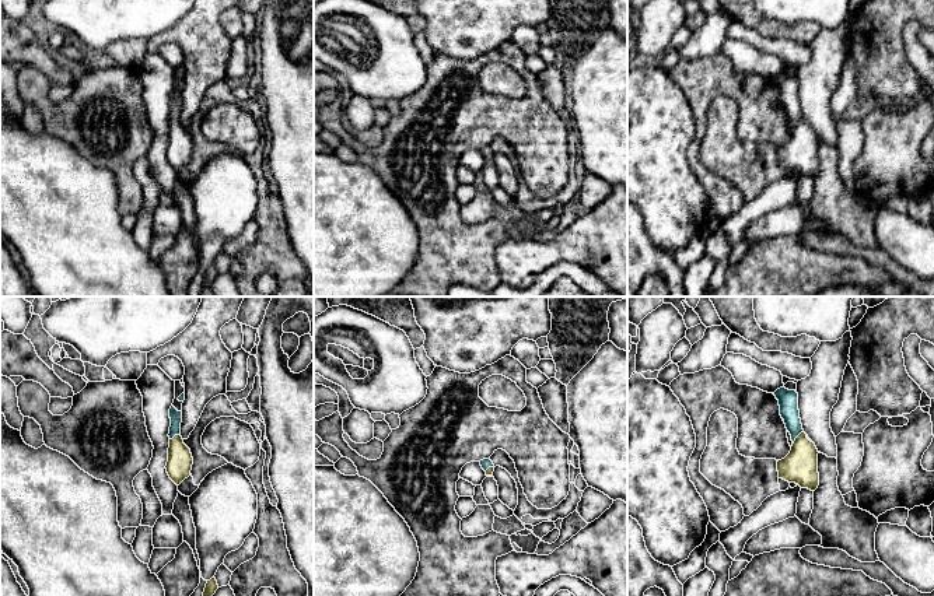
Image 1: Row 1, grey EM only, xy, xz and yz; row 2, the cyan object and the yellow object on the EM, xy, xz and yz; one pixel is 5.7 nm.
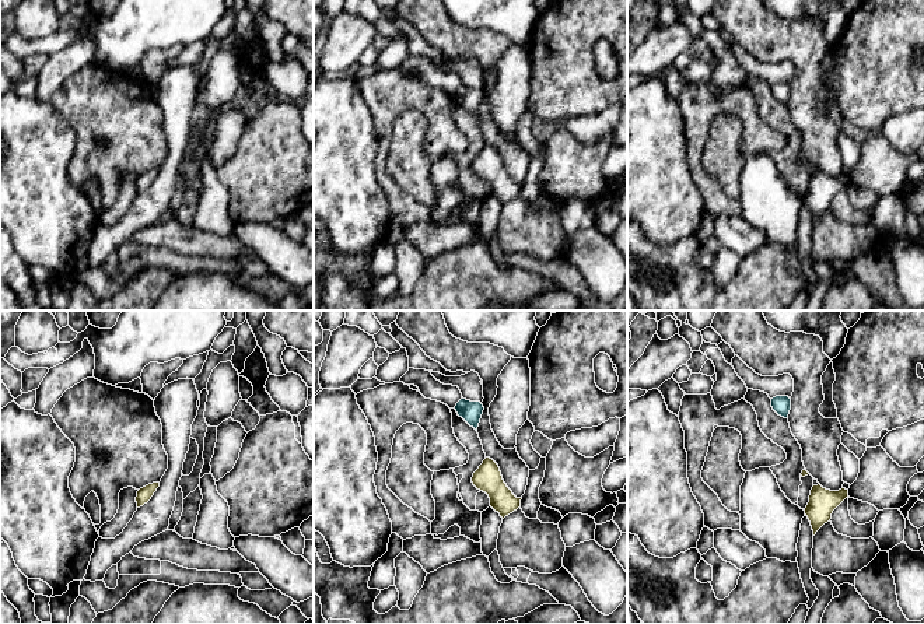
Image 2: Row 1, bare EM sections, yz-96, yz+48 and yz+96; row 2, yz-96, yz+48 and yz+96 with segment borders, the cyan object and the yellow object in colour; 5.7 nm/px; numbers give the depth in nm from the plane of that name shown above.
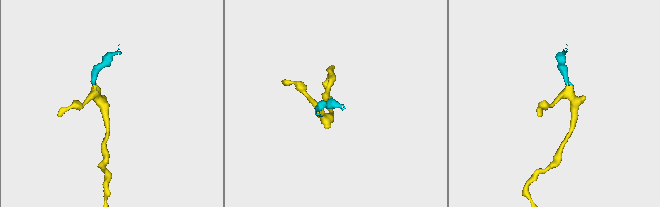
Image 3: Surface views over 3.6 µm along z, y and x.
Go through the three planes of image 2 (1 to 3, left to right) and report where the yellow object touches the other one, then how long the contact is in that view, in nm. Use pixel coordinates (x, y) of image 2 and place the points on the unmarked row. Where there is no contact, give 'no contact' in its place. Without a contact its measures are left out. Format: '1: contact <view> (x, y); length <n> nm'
1: no contact
2: no contact
3: no contact

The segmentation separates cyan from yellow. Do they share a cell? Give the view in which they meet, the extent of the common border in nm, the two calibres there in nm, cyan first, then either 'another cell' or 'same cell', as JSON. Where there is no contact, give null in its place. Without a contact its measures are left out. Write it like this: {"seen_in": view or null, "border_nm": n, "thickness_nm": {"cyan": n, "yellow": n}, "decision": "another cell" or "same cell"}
{"seen_in": "yz", "border_nm": 100, "thickness_nm": {"cyan": 110, "yellow": 200}, "decision": "same cell"}

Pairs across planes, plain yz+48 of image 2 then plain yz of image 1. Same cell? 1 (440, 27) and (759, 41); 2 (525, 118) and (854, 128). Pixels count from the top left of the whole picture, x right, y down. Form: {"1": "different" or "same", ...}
{"1": "different", "2": "different"}

